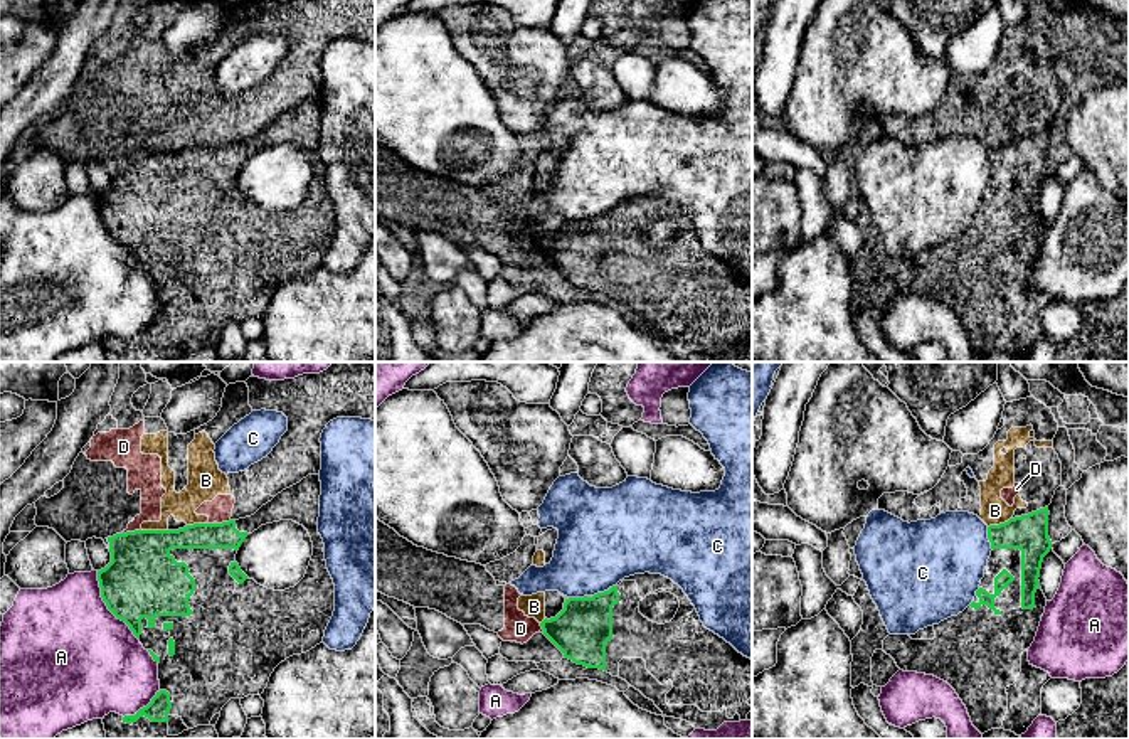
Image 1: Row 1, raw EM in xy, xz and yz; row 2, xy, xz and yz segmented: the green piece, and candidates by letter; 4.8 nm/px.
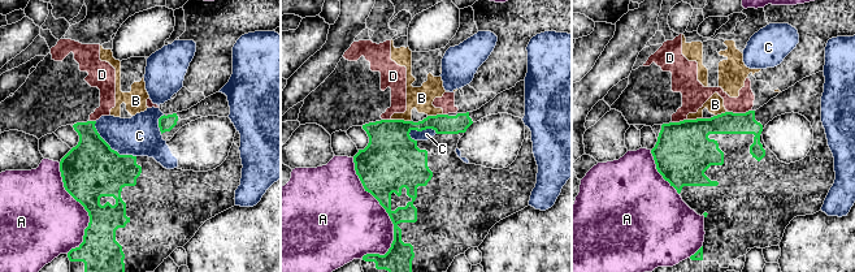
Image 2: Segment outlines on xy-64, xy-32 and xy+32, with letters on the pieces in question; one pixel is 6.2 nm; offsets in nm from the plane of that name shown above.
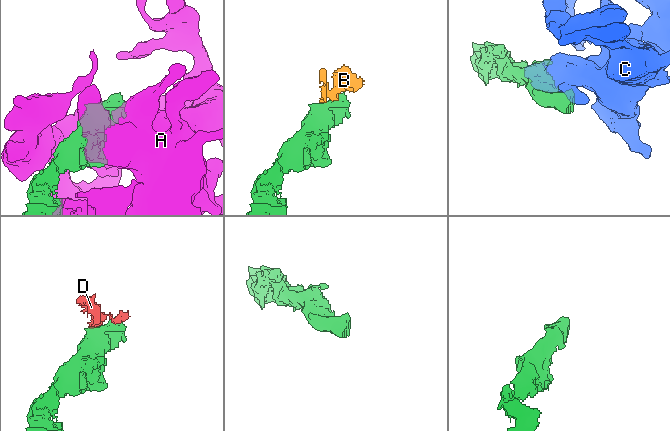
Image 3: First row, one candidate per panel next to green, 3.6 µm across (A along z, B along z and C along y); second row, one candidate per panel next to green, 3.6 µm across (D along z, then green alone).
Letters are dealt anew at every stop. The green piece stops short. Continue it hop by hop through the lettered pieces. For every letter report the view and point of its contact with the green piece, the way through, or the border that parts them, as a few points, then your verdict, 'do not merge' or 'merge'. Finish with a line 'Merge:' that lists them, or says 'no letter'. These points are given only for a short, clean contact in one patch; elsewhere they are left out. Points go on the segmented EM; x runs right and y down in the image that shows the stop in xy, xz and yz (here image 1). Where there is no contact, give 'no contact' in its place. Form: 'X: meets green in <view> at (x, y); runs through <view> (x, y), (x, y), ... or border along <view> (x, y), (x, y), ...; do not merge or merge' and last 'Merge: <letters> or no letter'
A: meets green in xy at (106, 605); do not merge
B: meets green in xy at (155, 531); do not merge
C: meets green in yz at (988, 537); do not merge
D: meets green in xy at (132, 532); do not merge
Merge: no letter

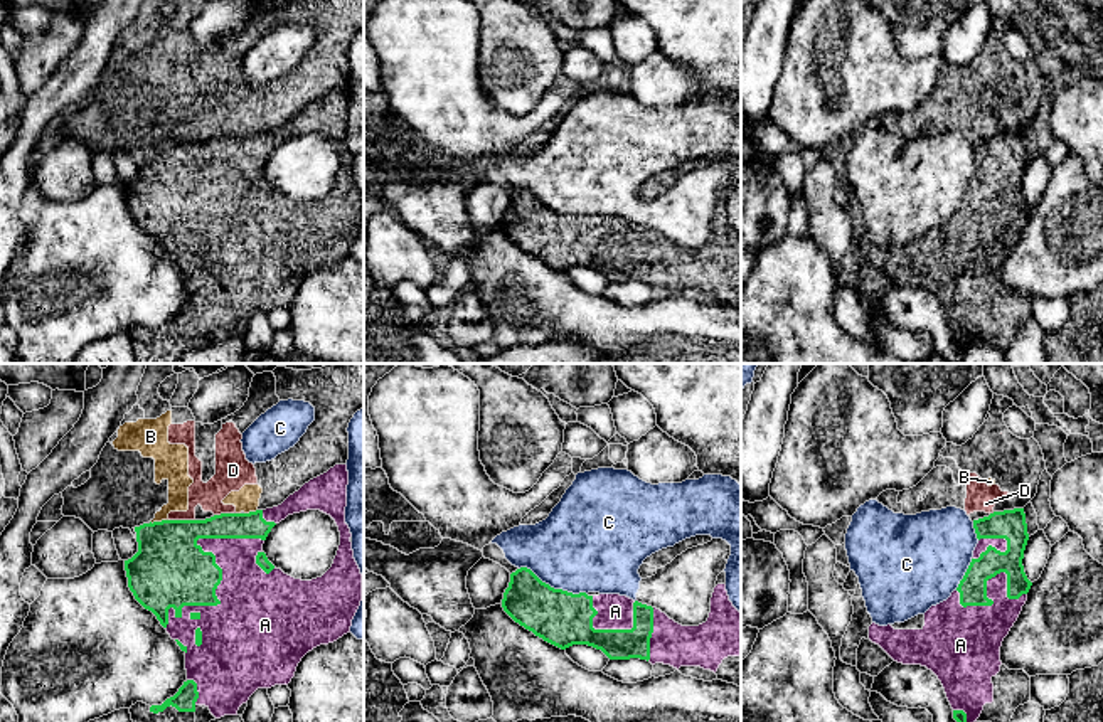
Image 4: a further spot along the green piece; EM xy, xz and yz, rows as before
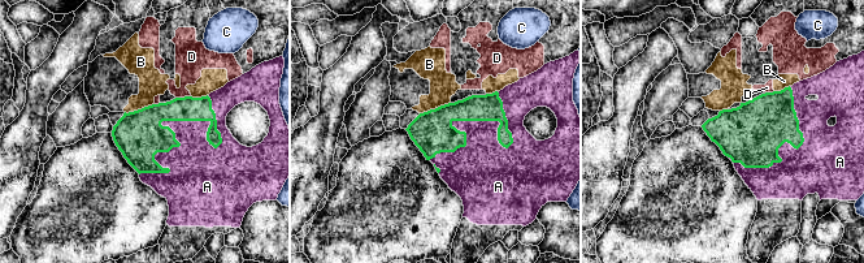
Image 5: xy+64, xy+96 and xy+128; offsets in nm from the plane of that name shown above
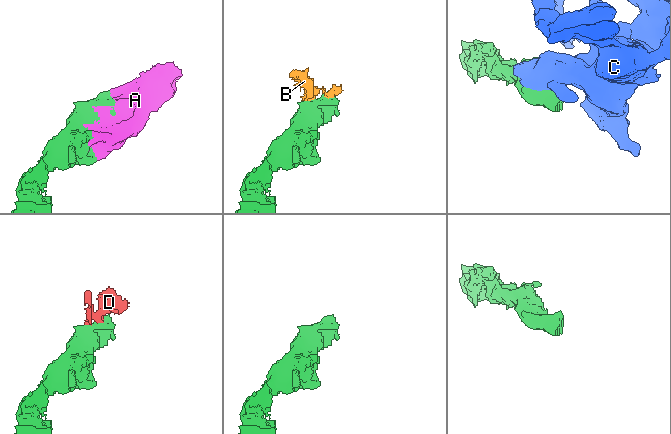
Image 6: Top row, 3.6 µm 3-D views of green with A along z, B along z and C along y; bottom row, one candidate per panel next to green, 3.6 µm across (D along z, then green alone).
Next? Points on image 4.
A: meets green in xy at (221, 574); merge
B: meets green in xy at (159, 522); do not merge
C: meets green in xz at (553, 588); do not merge
D: meets green in xy at (182, 520); do not merge
Merge: A

